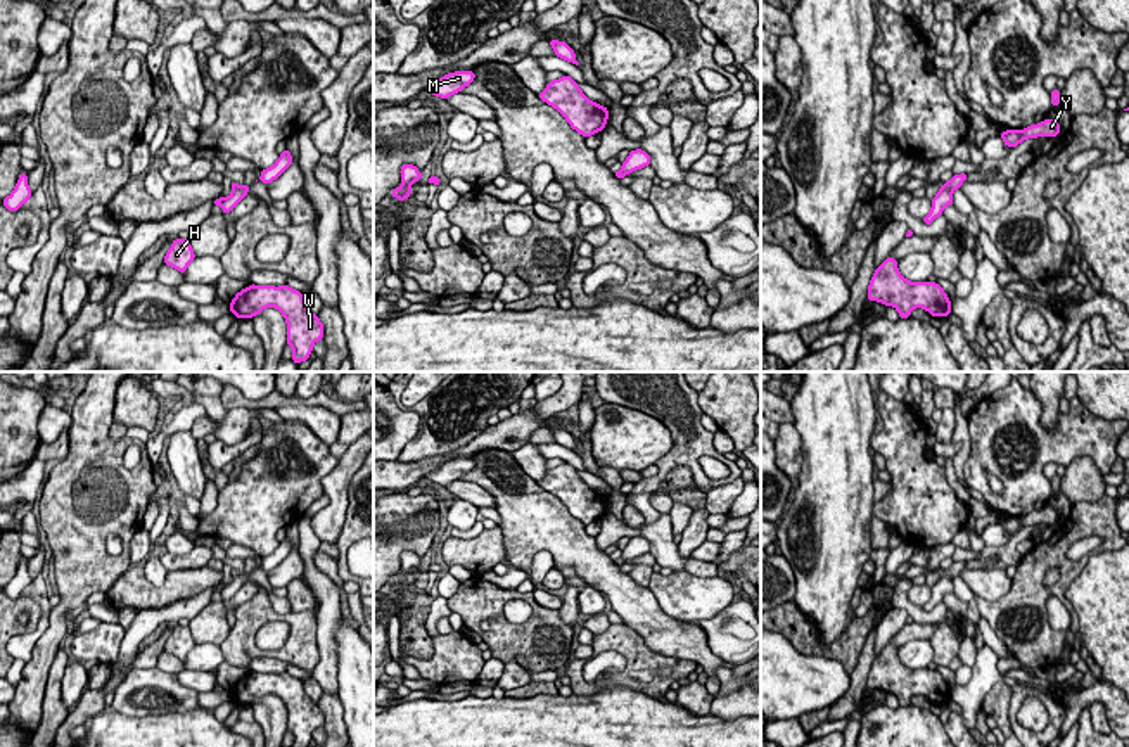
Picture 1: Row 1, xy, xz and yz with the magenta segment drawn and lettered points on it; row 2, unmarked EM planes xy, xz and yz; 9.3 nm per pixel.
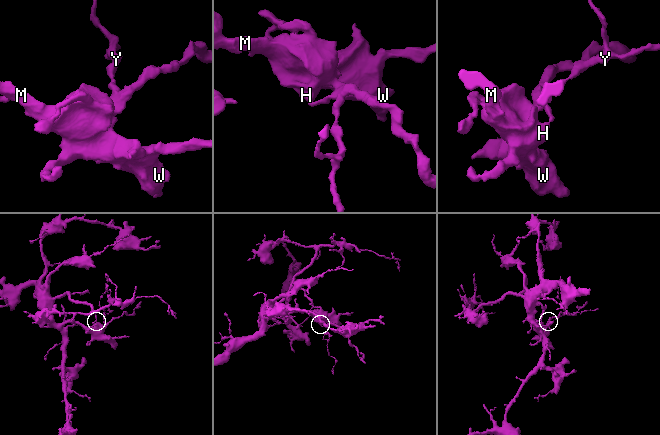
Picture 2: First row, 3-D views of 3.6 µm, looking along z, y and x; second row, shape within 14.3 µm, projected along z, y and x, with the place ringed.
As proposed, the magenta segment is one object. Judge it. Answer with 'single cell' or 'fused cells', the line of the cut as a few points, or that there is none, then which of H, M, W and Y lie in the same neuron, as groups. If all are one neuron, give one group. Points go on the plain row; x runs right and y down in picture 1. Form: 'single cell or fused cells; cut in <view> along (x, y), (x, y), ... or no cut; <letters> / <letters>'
fused cells; cut in yz along (943, 574), (951, 581); H M W / Y

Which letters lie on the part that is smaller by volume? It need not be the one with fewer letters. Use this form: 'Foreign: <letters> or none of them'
Foreign: Y

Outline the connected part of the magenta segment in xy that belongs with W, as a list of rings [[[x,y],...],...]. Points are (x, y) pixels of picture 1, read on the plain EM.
[[[254,673],[242,676],[230,690],[237,706],[252,706],[265,695],[277,695],[287,709],[287,731],[292,735],[292,747],[308,747],[313,731],[323,726],[323,711],[304,692],[303,680],[280,674]]]

